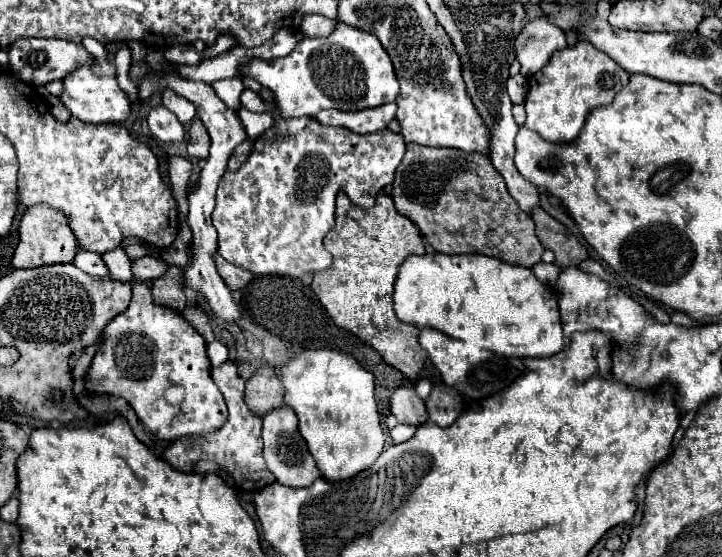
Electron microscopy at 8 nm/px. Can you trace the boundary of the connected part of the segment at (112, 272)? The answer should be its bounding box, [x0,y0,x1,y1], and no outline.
[101,248,133,282]

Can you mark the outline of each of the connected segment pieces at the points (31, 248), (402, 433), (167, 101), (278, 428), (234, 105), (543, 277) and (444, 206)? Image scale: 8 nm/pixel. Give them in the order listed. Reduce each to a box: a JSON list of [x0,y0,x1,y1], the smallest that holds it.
[[13,204,79,268],[391,424,417,444],[163,90,195,126],[263,406,321,488],[211,76,244,110],[531,262,557,286],[391,144,545,268]]

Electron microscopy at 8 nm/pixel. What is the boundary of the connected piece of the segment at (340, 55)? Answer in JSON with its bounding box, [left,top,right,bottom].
[239,22,399,118]

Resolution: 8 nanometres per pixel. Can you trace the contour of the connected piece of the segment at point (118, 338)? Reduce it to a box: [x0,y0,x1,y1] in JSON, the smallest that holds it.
[85,282,227,442]

